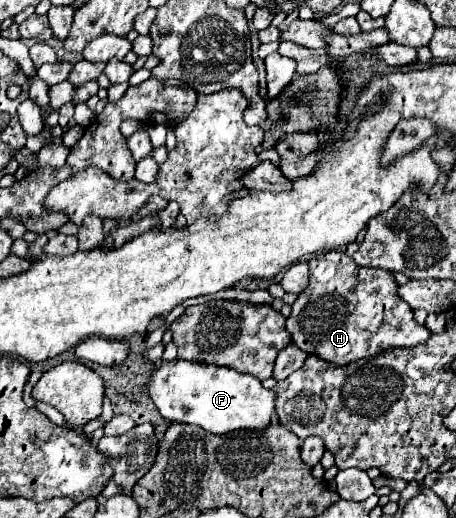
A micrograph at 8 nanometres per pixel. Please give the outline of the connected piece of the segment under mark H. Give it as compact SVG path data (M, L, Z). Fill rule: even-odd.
M331 250L319 256L313 256L309 260L309 286L297 296L297 302L293 304L293 312L287 318L287 330L293 338L293 342L307 354L317 354L319 358L345 366L351 362L357 362L361 358L371 358L383 350L389 348L409 348L423 344L431 332L417 324L413 318L413 310L407 302L403 302L397 296L397 282L387 270L375 270L375 268L361 268L353 262L351 256L347 256L341 250Z

